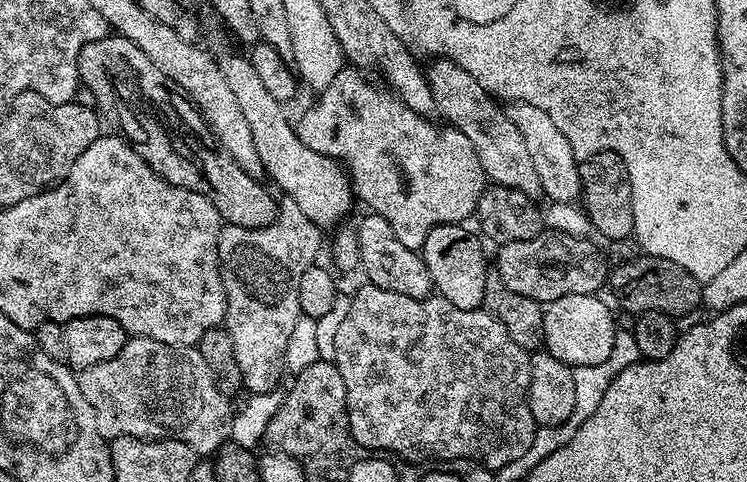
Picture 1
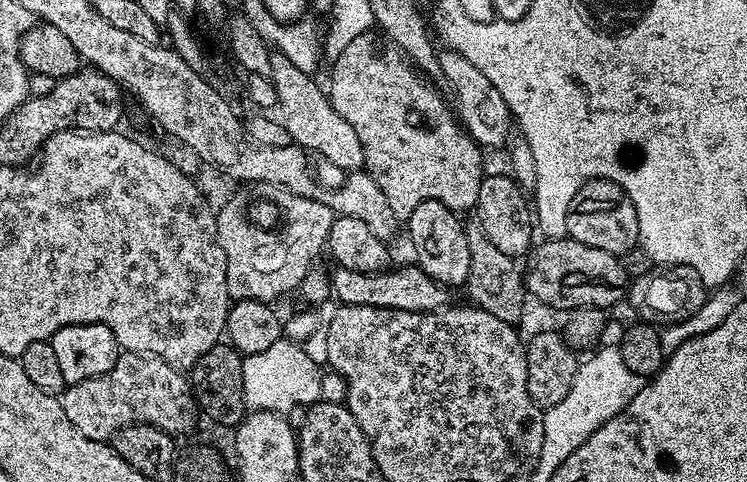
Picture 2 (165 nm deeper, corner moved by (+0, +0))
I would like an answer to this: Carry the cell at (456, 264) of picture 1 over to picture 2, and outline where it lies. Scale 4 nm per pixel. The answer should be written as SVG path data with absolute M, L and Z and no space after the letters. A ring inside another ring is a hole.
M422 202L422 206L414 206L414 214L410 214L406 221L408 227L408 240L412 243L412 252L415 263L430 278L434 278L439 284L455 290L456 287L467 285L470 274L470 246L466 243L466 224L452 209L442 206L442 202Z

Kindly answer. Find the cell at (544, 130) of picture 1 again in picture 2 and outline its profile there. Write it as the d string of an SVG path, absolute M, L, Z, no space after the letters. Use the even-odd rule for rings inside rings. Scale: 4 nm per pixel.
M441 49L438 58L441 77L445 77L454 90L458 102L457 115L473 140L485 149L496 148L504 142L506 144L510 128L514 126L514 117L497 88L472 62L456 51Z

